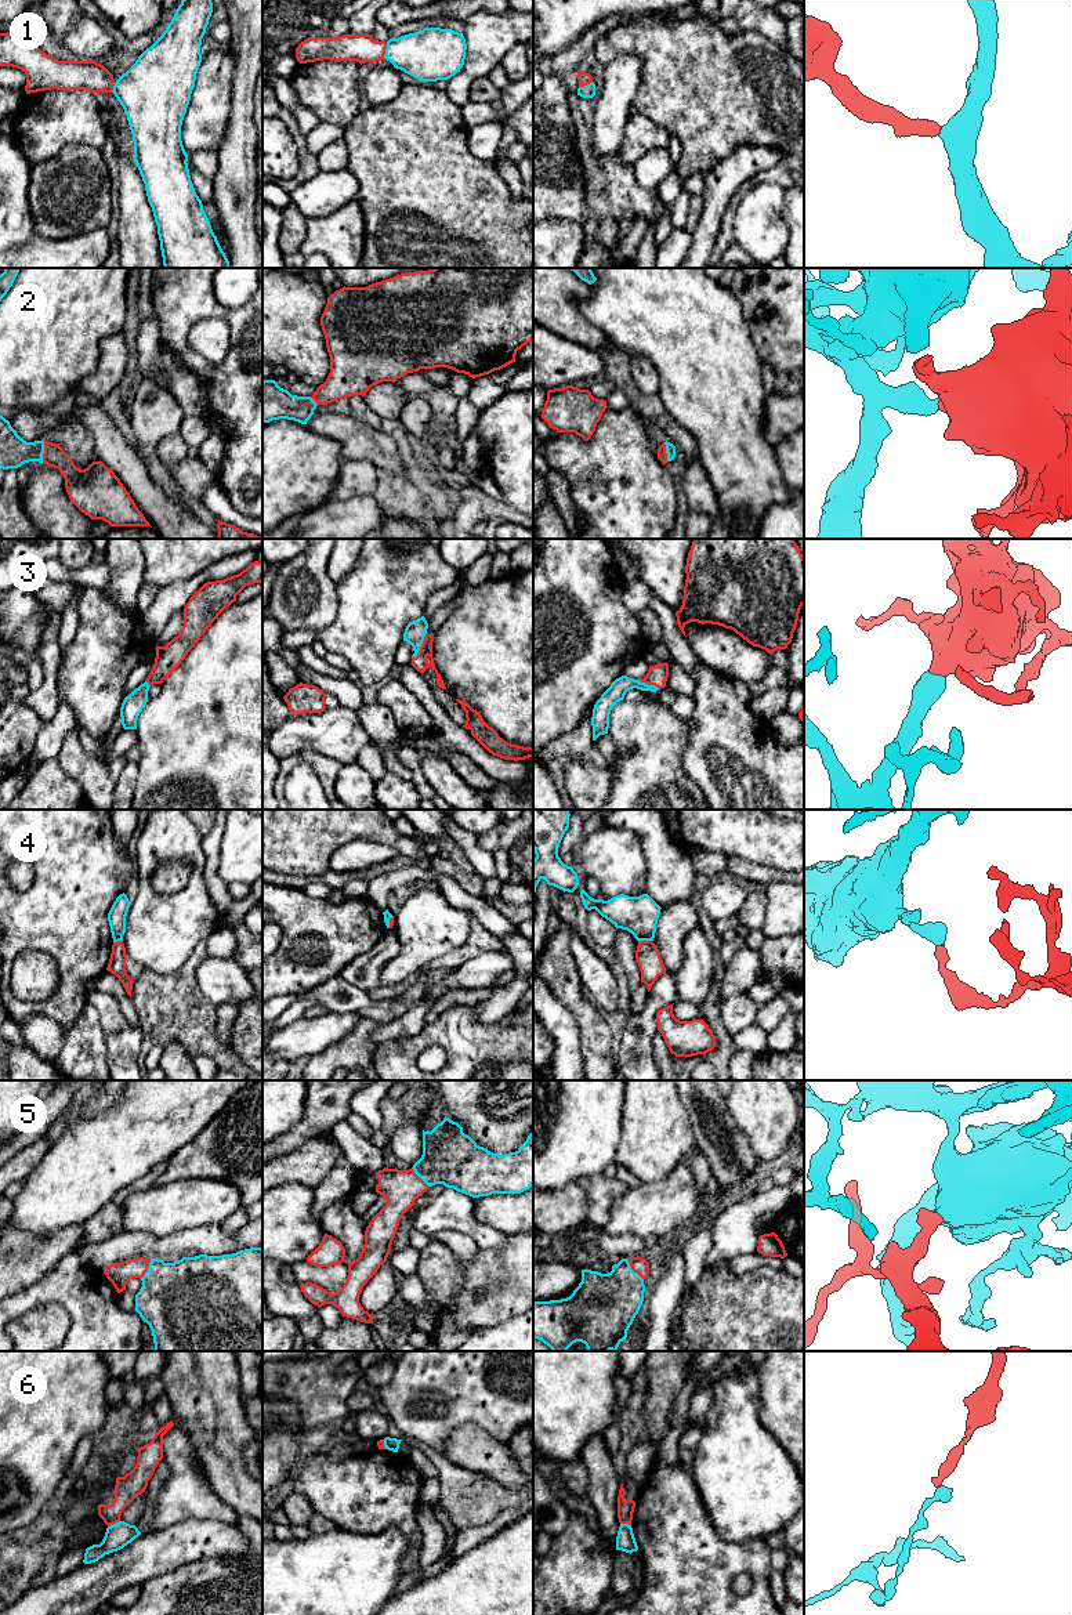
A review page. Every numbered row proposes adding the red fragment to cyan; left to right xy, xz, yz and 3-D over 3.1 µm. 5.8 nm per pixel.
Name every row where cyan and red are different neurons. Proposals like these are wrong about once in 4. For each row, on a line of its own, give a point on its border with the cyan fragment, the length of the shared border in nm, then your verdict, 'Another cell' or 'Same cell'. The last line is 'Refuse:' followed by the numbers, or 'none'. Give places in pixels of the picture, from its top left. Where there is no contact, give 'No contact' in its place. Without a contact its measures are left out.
1: Touches cyan at xz (386, 50). Shared border 90 nm. Same cell
2: Touches cyan at xy (43, 452). Shared border 120 nm. Same cell
3: Touches cyan at xz (420, 645). Shared border 170 nm. Same cell
4: Touches cyan at yz (644, 940). Shared border 80 nm. Another cell
5: Touches cyan at yz (632, 1270). Shared border 150 nm. Same cell
6: Touches cyan at xy (113, 1524). Shared border 80 nm. Another cell
Refuse: 4, 6

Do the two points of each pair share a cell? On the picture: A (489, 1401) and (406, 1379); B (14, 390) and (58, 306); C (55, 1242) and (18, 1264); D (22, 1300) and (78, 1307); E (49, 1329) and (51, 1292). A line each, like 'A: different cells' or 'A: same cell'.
A: same cell
B: same cell
C: same cell
D: same cell
E: different cells

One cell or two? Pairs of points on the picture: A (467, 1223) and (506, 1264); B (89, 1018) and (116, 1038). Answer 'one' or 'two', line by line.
A: two
B: two

